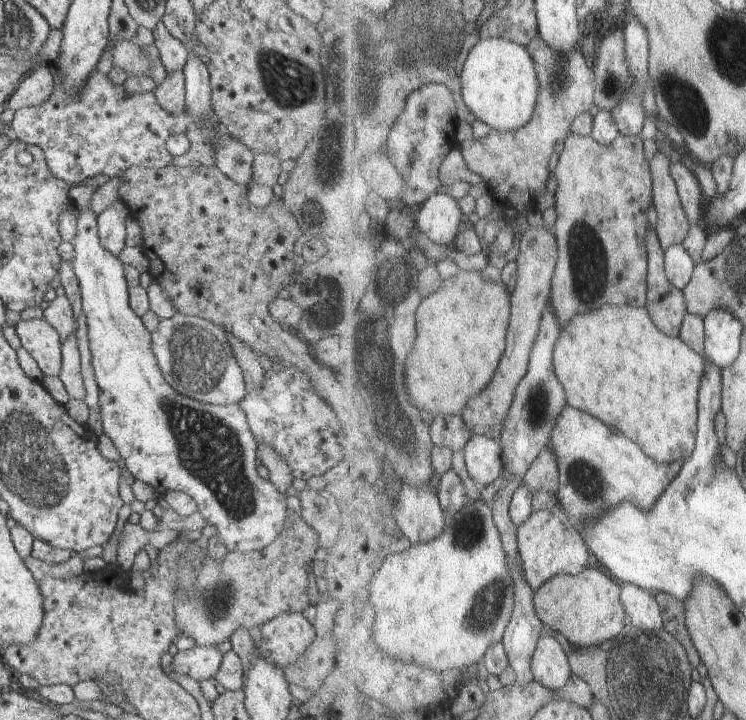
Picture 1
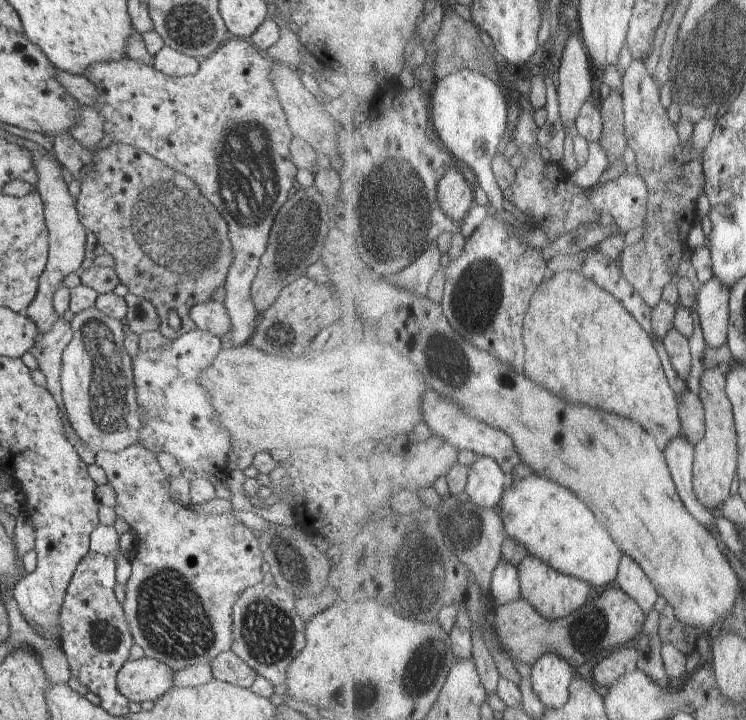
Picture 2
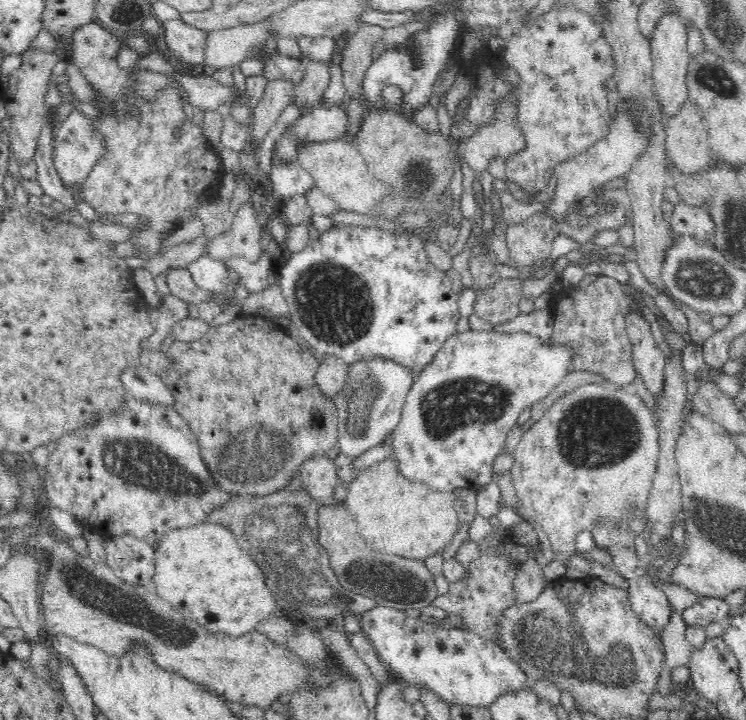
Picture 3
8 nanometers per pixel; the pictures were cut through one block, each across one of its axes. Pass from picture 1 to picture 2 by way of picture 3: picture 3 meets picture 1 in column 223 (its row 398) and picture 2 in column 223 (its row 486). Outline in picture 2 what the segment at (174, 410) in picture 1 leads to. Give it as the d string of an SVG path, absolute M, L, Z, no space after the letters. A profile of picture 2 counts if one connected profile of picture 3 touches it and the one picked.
M194 329L158 350L145 350L145 352L138 350L133 360L130 361L130 366L134 400L141 410L136 443L141 444L143 448L154 455L159 452L169 453L181 467L187 468L196 477L225 484L225 478L229 476L230 471L228 465L235 449L232 446L229 432L225 428L221 428L221 424L219 424L219 416L217 416L217 412L215 412L215 408L213 408L205 388L203 388L200 377L204 367L212 365L217 352L222 348L223 345L220 343L219 337Z

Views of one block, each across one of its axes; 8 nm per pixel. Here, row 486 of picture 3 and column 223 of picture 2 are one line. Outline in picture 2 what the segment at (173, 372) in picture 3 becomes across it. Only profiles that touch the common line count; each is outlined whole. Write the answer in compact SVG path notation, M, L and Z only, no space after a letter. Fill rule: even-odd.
M113 143L107 148L97 149L91 160L91 168L80 183L74 202L77 218L86 232L95 235L101 252L113 257L120 284L128 289L128 293L153 304L160 323L158 332L163 338L173 341L194 330L189 310L195 304L210 301L211 294L225 285L229 264L233 264L229 232L217 208L181 172L168 168L144 151L121 144ZM169 312L176 312L180 317L181 327L176 331L168 327Z

